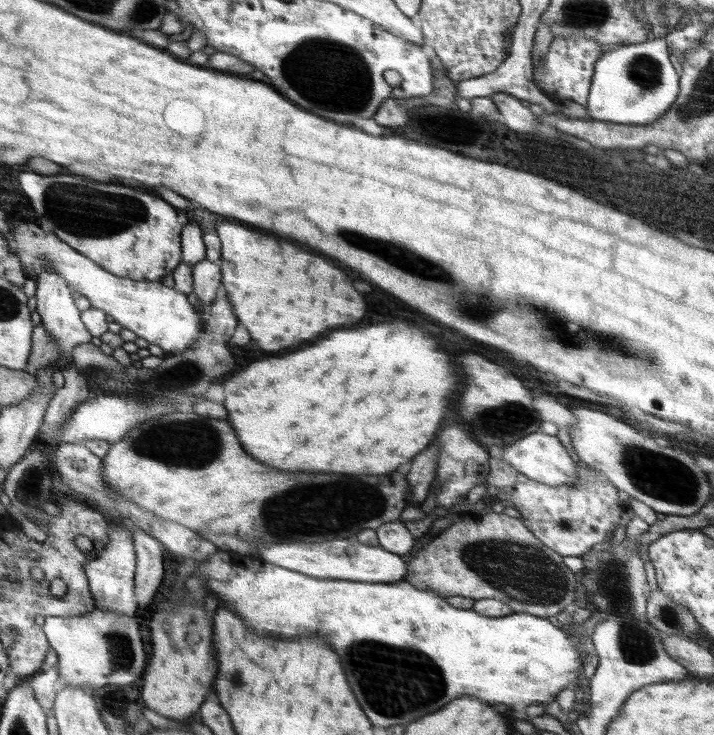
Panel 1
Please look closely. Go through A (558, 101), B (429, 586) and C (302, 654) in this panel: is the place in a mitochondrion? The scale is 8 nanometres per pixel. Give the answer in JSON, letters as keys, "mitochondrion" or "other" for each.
{"A":"other","B":"other","C":"other"}

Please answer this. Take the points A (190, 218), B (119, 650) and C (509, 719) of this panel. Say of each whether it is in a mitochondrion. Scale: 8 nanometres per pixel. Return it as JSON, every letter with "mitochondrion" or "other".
{"A":"other","B":"mitochondrion","C":"other"}

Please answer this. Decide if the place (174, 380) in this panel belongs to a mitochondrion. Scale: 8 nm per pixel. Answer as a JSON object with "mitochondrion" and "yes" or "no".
{"mitochondrion":"yes"}

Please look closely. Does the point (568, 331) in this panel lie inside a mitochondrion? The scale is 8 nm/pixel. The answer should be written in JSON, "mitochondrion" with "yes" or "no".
{"mitochondrion":"yes"}

